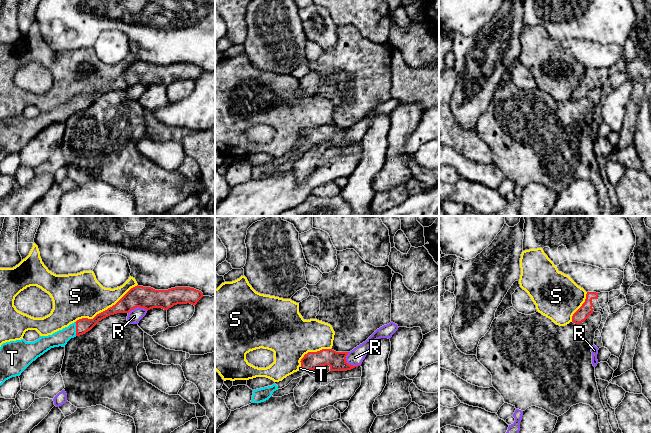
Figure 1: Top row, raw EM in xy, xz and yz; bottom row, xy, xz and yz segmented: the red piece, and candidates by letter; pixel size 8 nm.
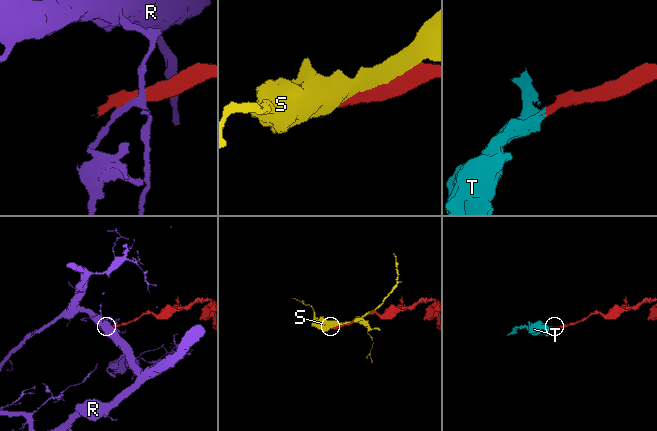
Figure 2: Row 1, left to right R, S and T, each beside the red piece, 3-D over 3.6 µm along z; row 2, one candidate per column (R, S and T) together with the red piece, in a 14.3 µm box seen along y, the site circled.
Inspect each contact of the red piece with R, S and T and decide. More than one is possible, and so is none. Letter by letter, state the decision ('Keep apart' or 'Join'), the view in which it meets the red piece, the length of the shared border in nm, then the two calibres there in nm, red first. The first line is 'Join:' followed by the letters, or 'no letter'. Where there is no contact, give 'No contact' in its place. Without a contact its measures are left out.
Join: T
R: Keep apart. Touches red in xz. Shared border 150 nm. Thickness 140 nm (red) against 130 nm
S: Keep apart. Touches red in xy. Shared border 600 nm. Thickness 160 nm (red) against 360 nm
T: Join. Touches red in xy. Shared border 110 nm. Thickness 120 nm (red) against 130 nm

